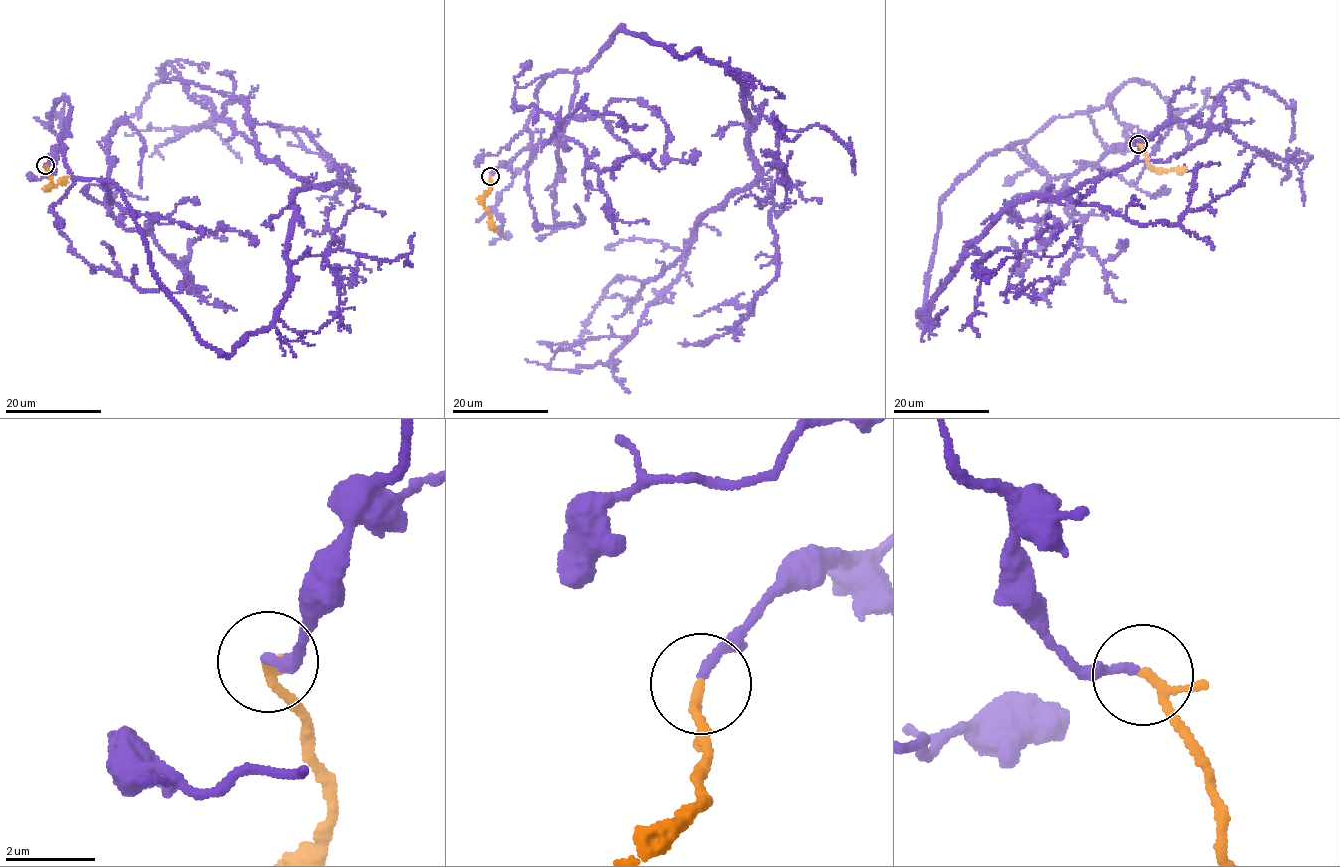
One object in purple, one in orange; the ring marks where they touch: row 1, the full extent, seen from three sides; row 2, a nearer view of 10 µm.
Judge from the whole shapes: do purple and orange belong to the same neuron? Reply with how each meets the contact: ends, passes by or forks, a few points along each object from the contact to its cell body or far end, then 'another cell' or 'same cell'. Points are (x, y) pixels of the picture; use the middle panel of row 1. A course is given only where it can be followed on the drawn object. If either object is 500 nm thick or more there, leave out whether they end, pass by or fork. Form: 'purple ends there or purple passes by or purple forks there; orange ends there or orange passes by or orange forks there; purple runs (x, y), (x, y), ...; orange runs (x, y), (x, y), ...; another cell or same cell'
purple ends there; orange passes by; purple runs (491, 175), (547, 76), (621, 26), (746, 91), (757, 178), (631, 338), (573, 370), (525, 358); orange runs (491, 177), (489, 190), (483, 196), (484, 207), (496, 232); same cell

